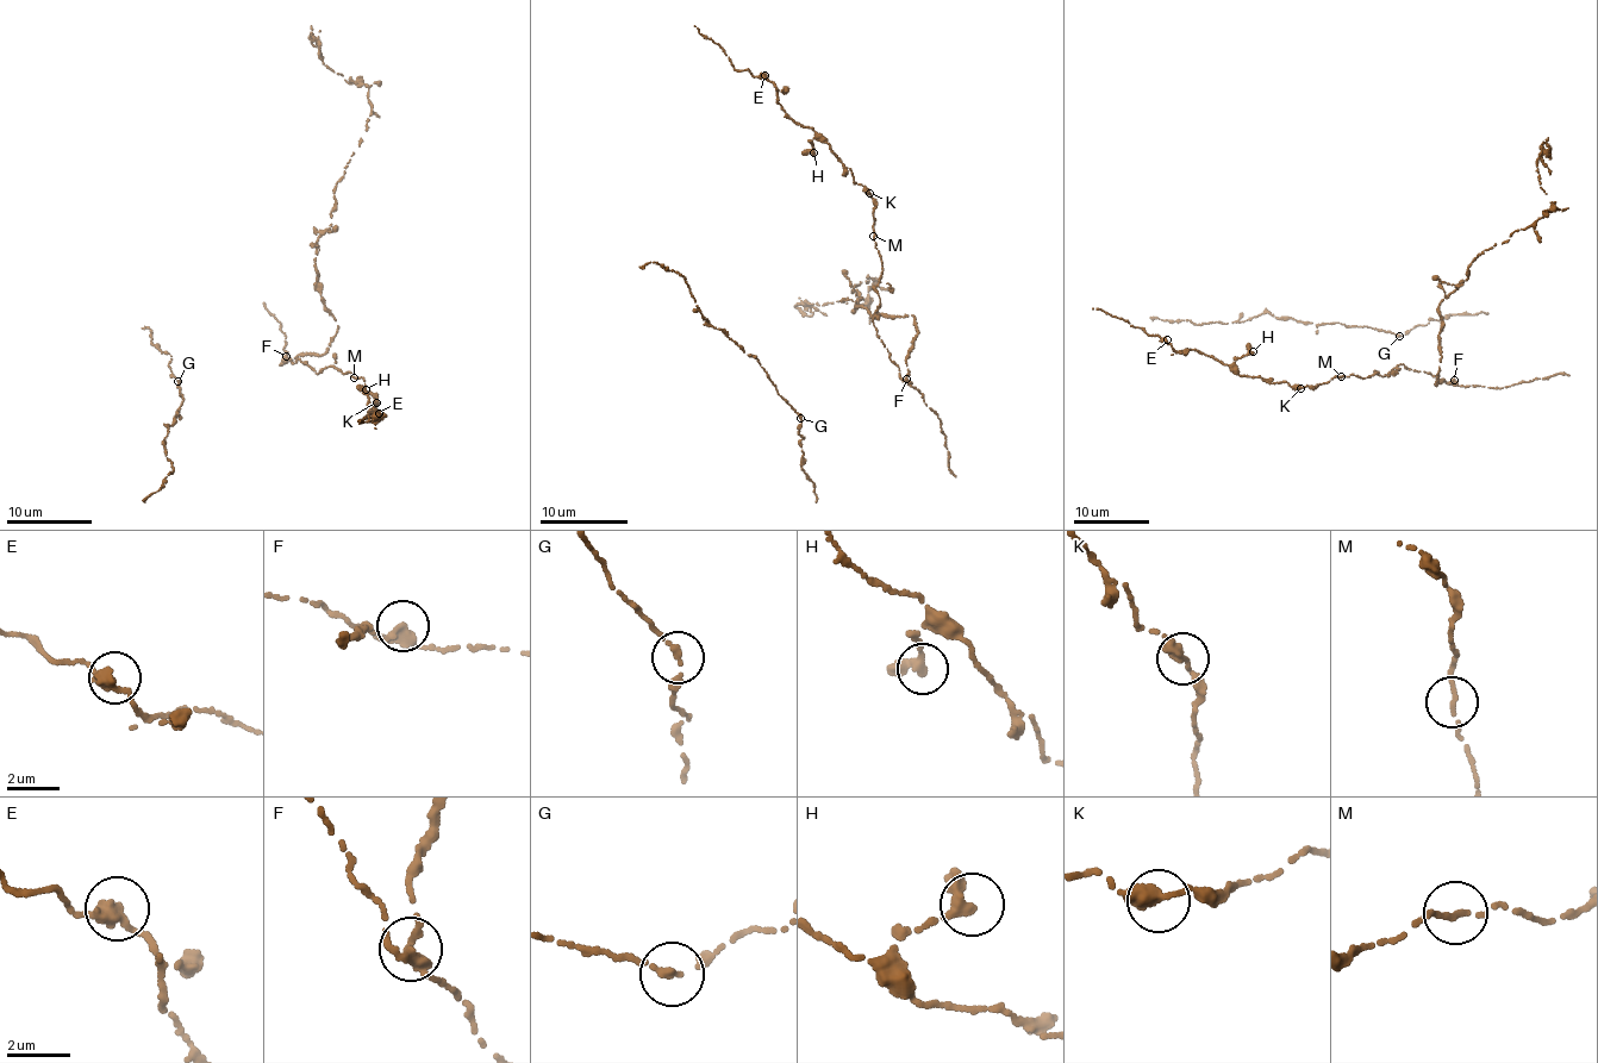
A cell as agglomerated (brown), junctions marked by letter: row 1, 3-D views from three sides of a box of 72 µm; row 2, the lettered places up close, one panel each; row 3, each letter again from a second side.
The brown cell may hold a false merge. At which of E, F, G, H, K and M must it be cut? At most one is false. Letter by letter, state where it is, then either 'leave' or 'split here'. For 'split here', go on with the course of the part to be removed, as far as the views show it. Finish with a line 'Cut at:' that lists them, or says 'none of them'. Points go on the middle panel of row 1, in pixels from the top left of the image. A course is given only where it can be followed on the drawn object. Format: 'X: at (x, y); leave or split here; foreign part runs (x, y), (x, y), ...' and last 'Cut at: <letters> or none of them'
E: at (765, 75); leave
F: at (906, 379); split here; foreign part runs (906, 379), (915, 317), (857, 308), (855, 285), (874, 281), (863, 304), (794, 306)
G: at (800, 418); leave
H: at (813, 152); leave
K: at (869, 193); leave
M: at (873, 236); leave
Cut at: F

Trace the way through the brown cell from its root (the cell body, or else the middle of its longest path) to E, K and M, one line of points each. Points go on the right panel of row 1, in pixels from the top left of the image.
E: (1441, 380), (1403, 364), (1383, 376), (1335, 376), (1310, 388), (1268, 383), (1194, 349), (1178, 352), (1167, 339)
K: (1441, 380), (1398, 364), (1383, 376), (1377, 371), (1364, 379), (1353, 374), (1335, 376), (1316, 387), (1300, 388)
M: (1441, 380), (1403, 364), (1383, 376), (1377, 371), (1364, 379), (1353, 374), (1342, 376)

